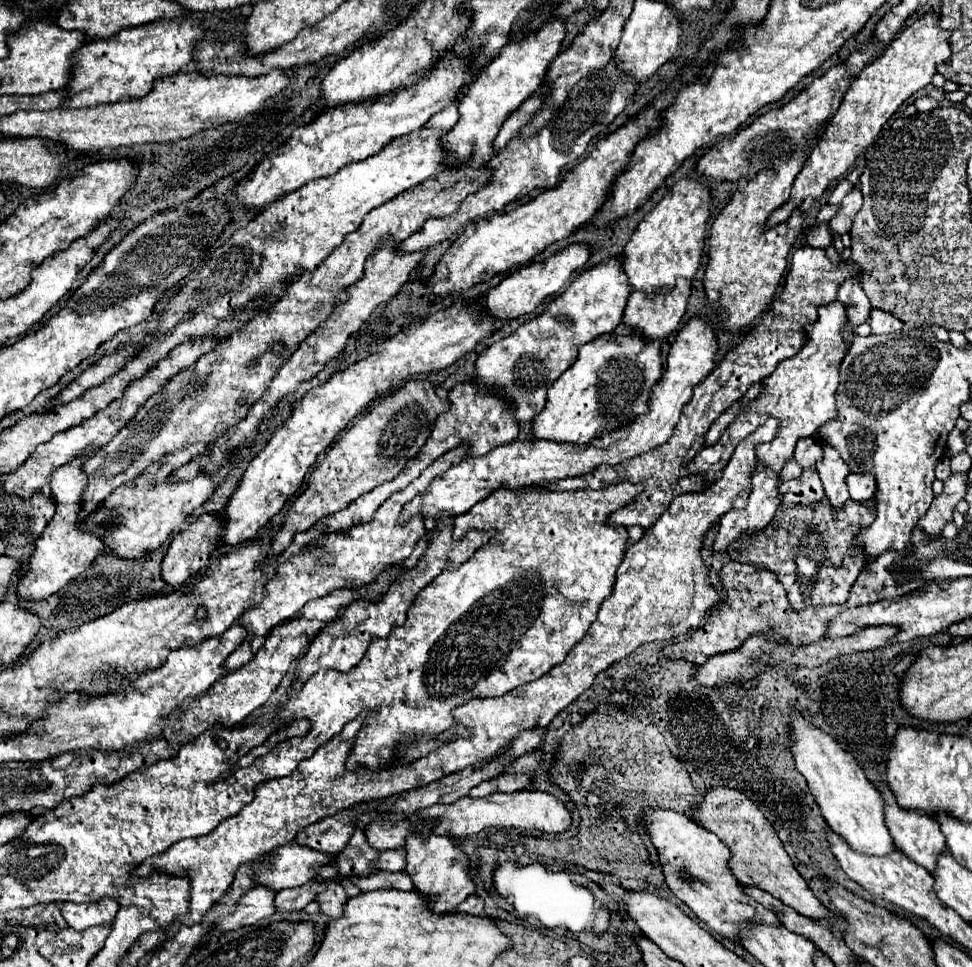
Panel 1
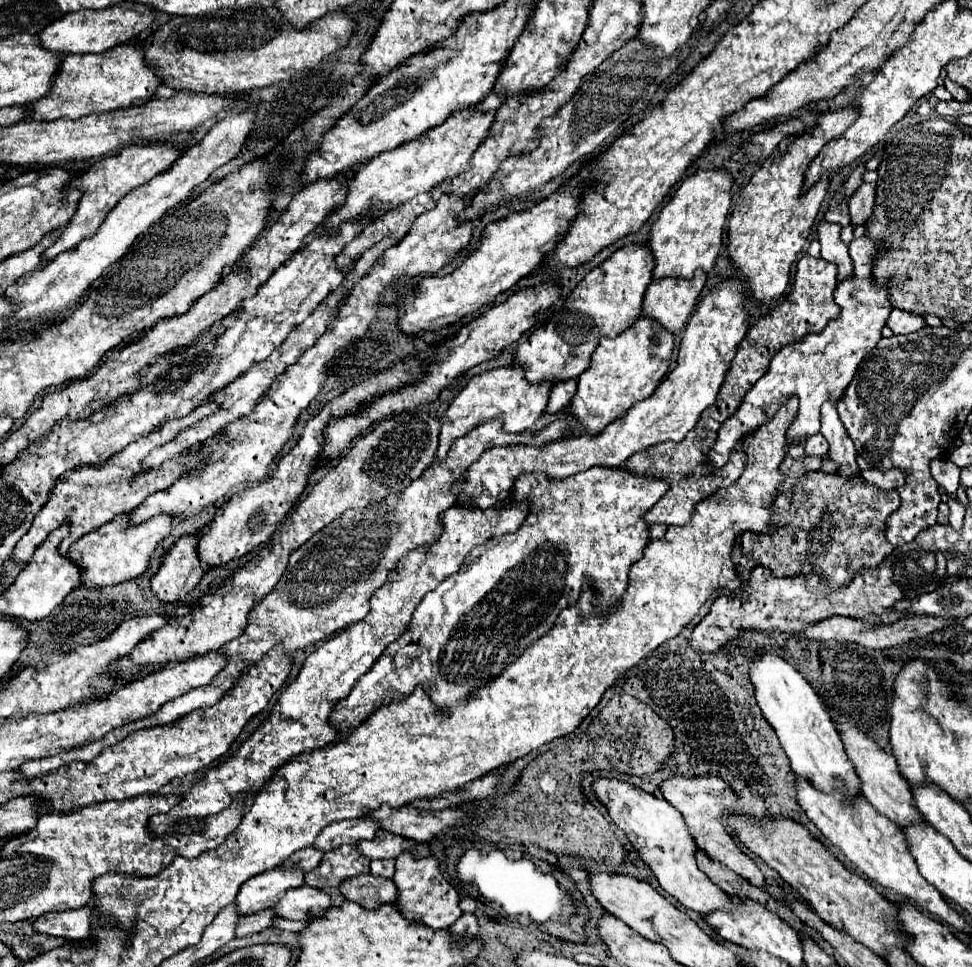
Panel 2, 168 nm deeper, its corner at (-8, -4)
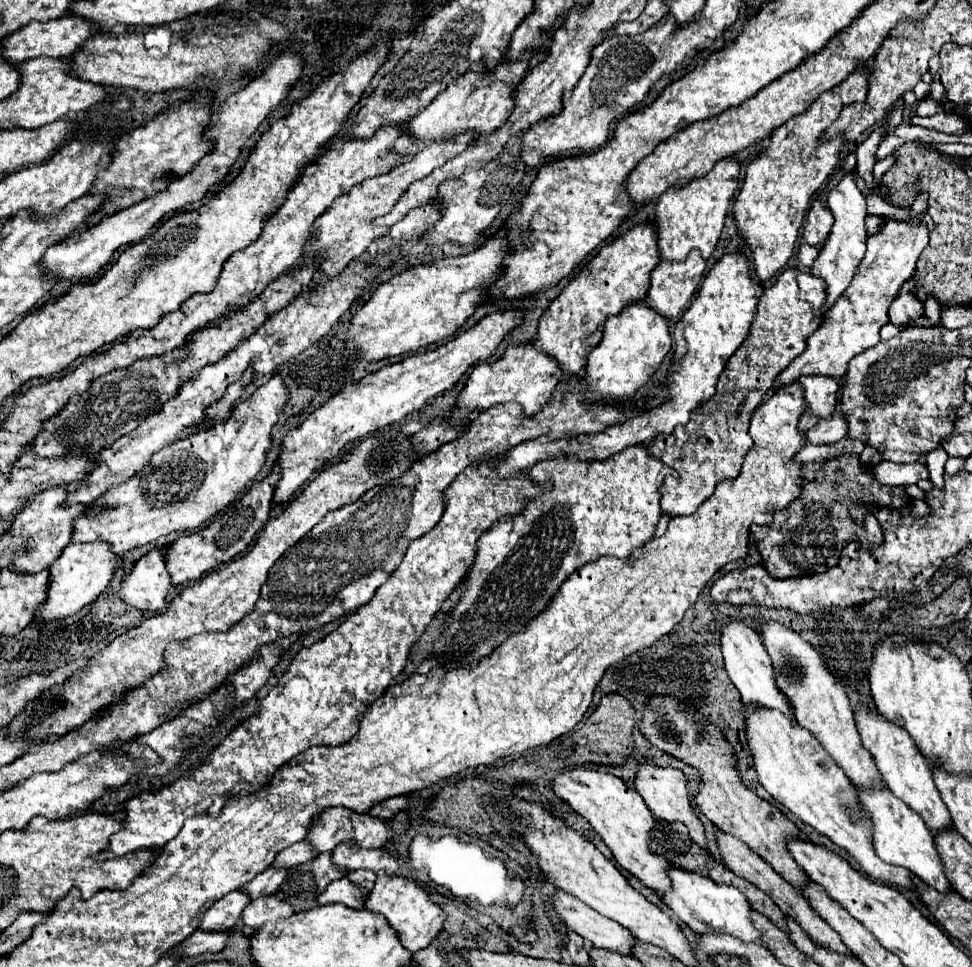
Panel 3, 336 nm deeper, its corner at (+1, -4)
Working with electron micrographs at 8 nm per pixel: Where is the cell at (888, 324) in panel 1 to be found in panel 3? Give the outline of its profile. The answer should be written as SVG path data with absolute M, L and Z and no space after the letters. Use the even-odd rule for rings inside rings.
M906 289L892 301L888 315L892 325L906 327L924 315L924 305L918 301L918 297L912 291Z

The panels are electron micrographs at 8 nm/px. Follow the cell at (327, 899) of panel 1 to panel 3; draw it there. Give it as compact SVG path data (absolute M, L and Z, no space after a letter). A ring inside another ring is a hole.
M270 895L270 897L260 897L258 901L252 901L244 913L242 919L246 925L254 925L260 927L264 923L276 923L276 919L280 917L290 917L294 913L294 907L286 901L282 901L278 895Z

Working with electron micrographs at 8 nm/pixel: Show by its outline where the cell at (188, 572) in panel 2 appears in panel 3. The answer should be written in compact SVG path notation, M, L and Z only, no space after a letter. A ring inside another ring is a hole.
M152 549L146 553L122 581L120 597L140 611L160 611L172 589L170 573L166 569L166 551Z

